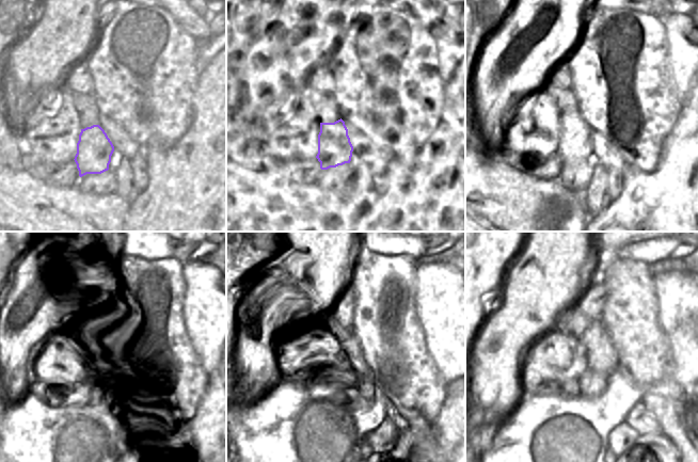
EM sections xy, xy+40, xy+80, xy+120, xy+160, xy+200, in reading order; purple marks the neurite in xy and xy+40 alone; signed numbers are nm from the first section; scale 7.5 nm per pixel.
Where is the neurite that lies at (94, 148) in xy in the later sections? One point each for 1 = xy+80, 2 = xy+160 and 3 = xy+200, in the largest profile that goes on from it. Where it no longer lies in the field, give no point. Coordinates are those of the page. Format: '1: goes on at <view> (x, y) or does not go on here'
1: goes on at xy+80 (575, 145)
2: goes on at xy+160 (352, 349)
3: goes on at xy+200 (601, 354)

